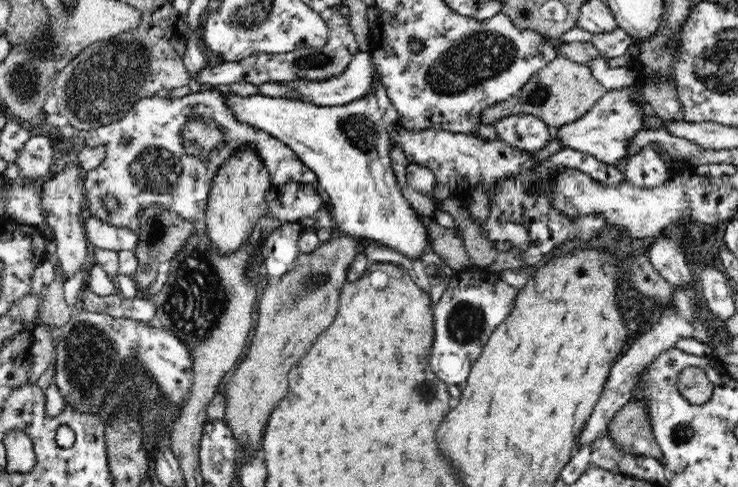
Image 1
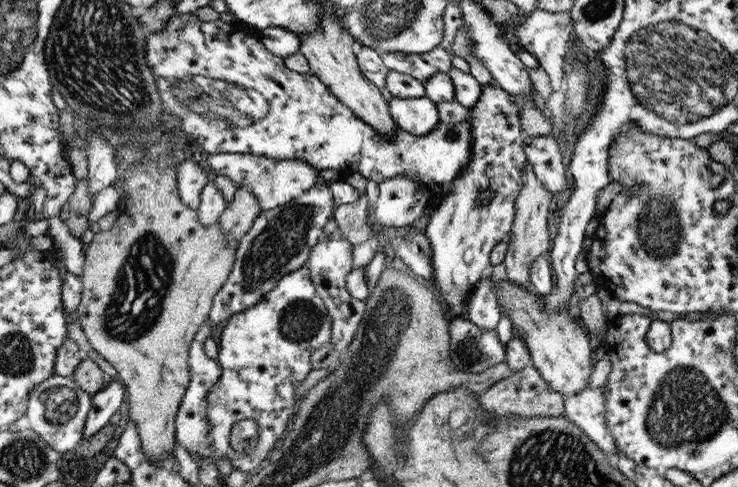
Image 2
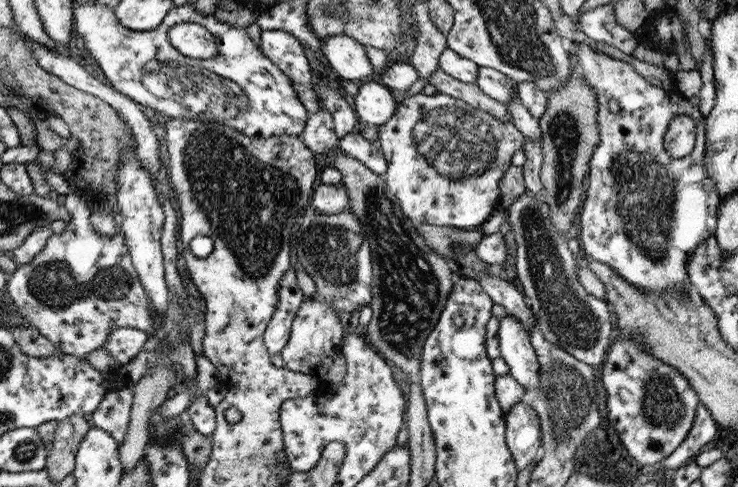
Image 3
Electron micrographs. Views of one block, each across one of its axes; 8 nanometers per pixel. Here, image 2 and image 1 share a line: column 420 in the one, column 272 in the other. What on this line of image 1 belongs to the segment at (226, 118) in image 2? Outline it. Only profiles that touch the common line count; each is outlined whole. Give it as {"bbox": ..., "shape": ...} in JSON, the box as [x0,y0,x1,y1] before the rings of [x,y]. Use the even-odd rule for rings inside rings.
{"bbox":[76,88,317,231],"shape":[[[215,88],[182,98],[148,95],[137,100],[118,122],[76,133],[88,148],[104,145],[106,149],[106,158],[96,168],[84,172],[85,206],[91,216],[133,231],[138,231],[143,210],[152,206],[173,210],[184,220],[204,220],[210,186],[218,168],[245,143],[263,160],[272,185],[317,183],[315,172],[289,146],[254,125],[234,119],[226,97]],[[106,195],[118,199],[116,212],[109,212],[101,203]]]}

